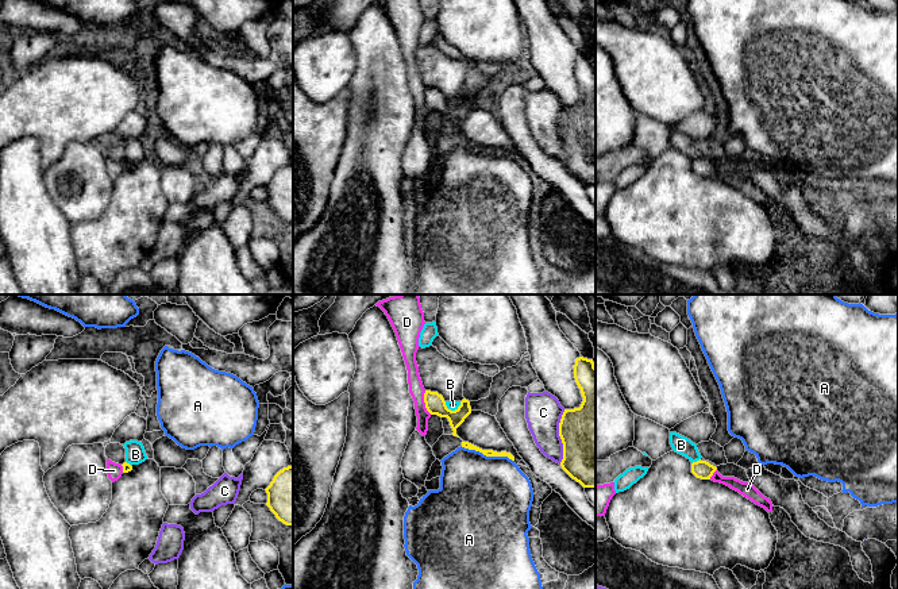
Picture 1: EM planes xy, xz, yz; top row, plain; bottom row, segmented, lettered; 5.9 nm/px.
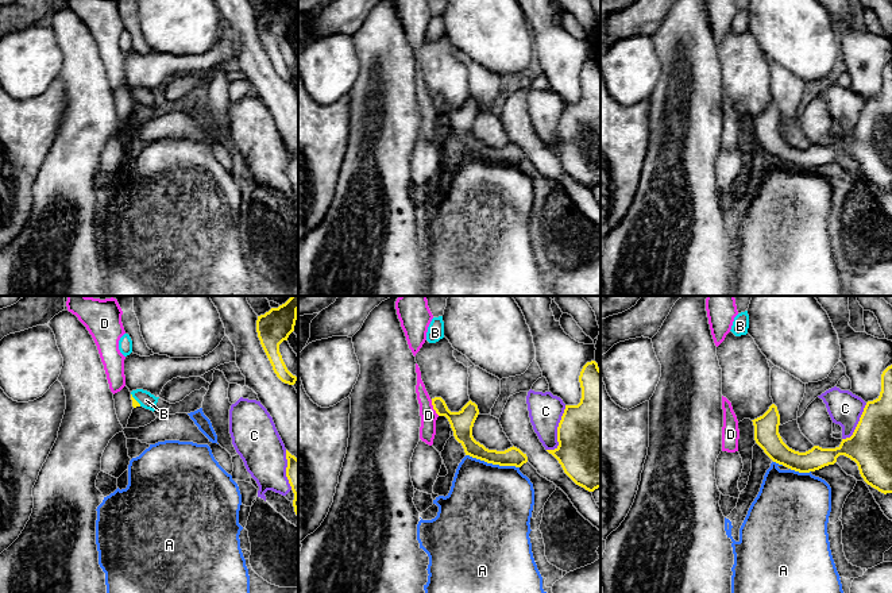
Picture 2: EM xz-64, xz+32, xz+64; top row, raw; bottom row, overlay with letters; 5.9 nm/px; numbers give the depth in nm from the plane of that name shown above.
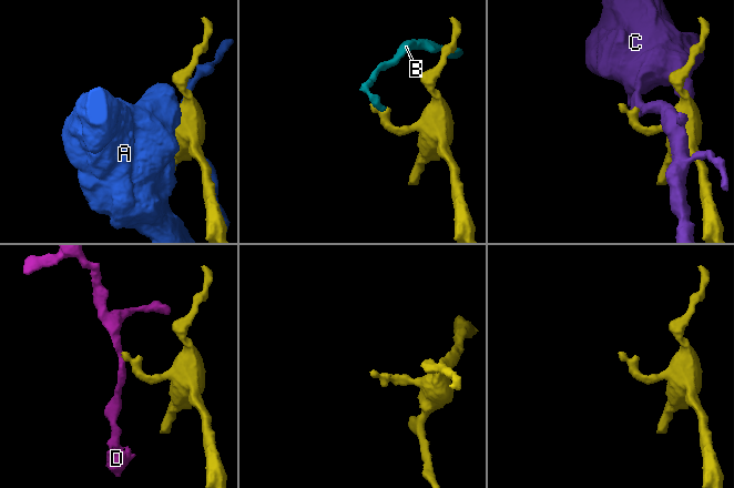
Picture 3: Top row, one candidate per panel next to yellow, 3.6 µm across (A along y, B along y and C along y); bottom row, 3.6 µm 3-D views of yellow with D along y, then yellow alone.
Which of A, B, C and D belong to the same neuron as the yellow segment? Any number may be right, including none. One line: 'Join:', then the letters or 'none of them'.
Join: none of them

